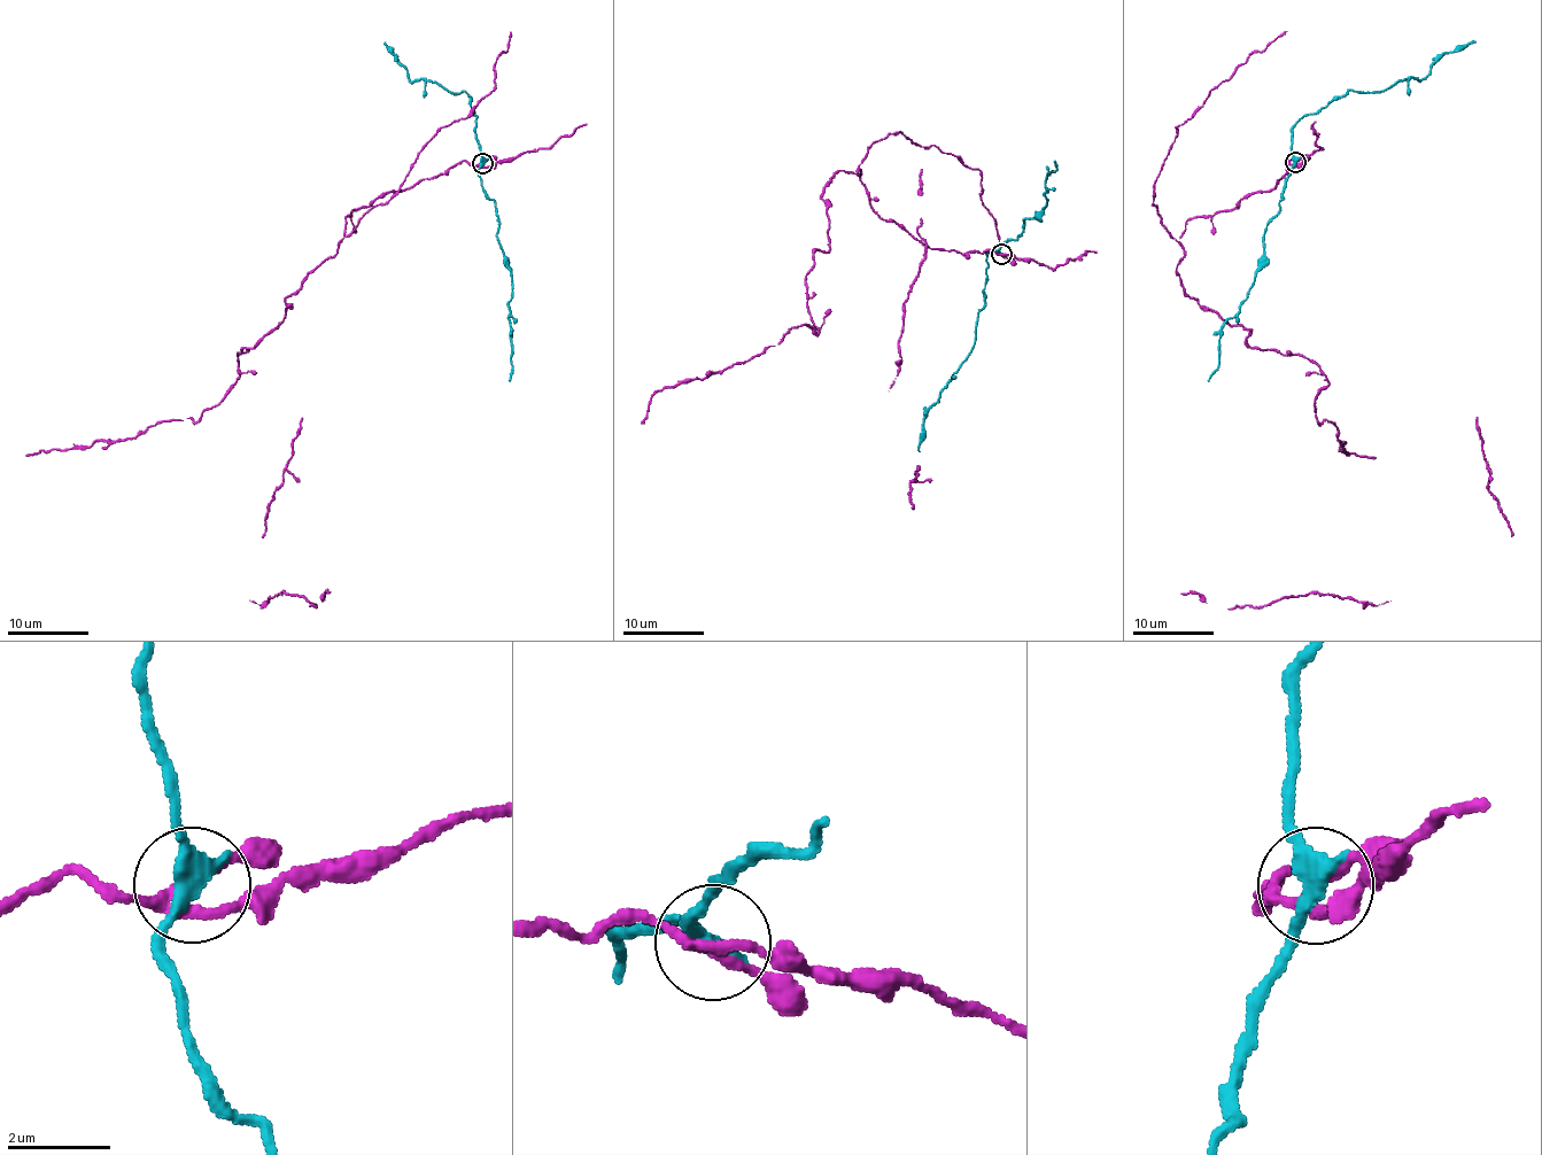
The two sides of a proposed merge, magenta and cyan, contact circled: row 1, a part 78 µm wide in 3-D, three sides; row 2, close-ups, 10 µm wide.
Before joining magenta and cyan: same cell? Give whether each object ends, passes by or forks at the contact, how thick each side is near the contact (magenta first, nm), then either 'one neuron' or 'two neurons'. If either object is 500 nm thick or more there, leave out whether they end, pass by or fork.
magenta forks | cyan passes by | 160/360 nm | two neurons

